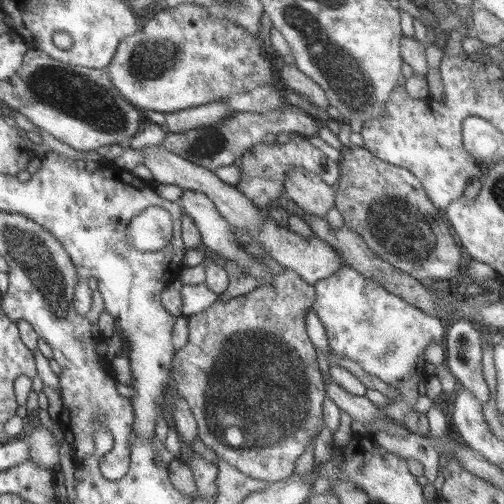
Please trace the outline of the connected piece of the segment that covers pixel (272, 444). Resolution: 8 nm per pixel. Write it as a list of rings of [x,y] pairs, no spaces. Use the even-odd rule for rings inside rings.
[[[287,270],[283,274],[273,274],[271,282],[259,282],[259,284],[261,286],[257,286],[253,292],[249,292],[245,296],[235,296],[225,302],[217,300],[207,310],[201,310],[201,314],[185,316],[189,336],[187,336],[187,344],[177,350],[177,358],[173,358],[173,380],[175,380],[175,390],[179,392],[181,398],[185,398],[185,404],[189,406],[191,416],[197,424],[197,430],[199,430],[197,438],[209,450],[213,450],[215,456],[219,456],[221,460],[225,460],[227,464],[237,468],[245,478],[251,478],[257,482],[261,480],[265,484],[275,484],[275,482],[293,478],[297,474],[297,462],[301,462],[301,458],[305,458],[305,450],[309,450],[309,446],[313,446],[313,438],[317,438],[317,434],[323,430],[323,404],[325,404],[325,400],[329,400],[329,392],[325,392],[325,378],[321,378],[321,354],[317,354],[317,344],[313,344],[313,340],[309,338],[309,330],[307,330],[307,316],[317,298],[315,286],[307,284],[293,270]]]

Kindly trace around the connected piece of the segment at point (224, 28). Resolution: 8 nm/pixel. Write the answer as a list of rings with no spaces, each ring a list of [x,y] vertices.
[[[185,4],[167,10],[153,10],[153,18],[139,22],[141,30],[133,36],[123,38],[117,46],[117,52],[111,64],[105,68],[105,74],[119,90],[119,94],[129,100],[131,106],[139,110],[155,110],[163,114],[193,110],[211,102],[221,102],[231,94],[247,94],[261,84],[271,84],[271,62],[269,54],[259,48],[263,42],[253,34],[247,34],[243,28],[233,22],[211,16],[205,8],[197,4]]]

